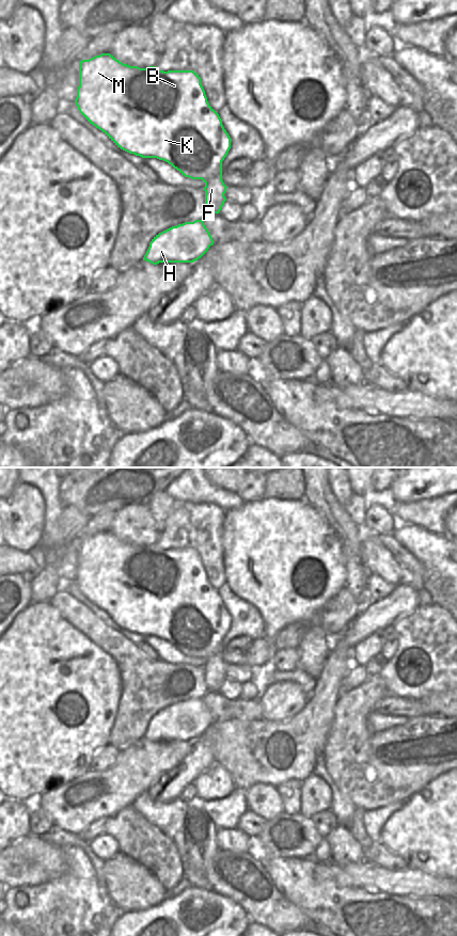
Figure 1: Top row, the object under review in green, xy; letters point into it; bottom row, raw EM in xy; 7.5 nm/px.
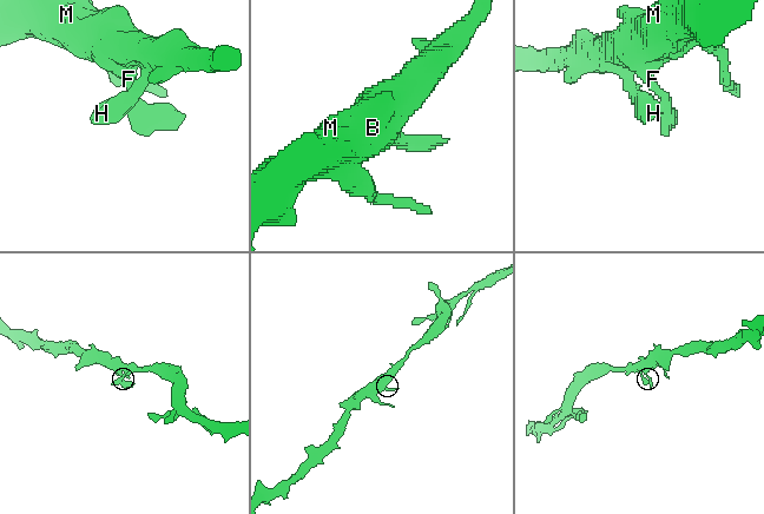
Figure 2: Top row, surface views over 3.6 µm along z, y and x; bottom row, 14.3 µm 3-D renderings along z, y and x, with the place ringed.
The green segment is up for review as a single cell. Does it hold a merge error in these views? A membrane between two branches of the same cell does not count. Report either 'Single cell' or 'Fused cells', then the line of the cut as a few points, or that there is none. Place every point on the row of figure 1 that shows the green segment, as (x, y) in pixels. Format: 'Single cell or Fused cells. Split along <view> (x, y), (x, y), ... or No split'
Single cell. No split

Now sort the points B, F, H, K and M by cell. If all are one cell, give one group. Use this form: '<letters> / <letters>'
B F H K M

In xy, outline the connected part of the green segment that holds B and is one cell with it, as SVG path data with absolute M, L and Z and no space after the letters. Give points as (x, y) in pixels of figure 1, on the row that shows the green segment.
M101 53L79 62L75 104L81 115L121 149L163 160L185 177L202 179L207 213L220 212L227 188L222 180L222 161L231 148L231 138L209 106L196 73L129 66Z

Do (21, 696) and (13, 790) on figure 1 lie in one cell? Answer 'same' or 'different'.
same

